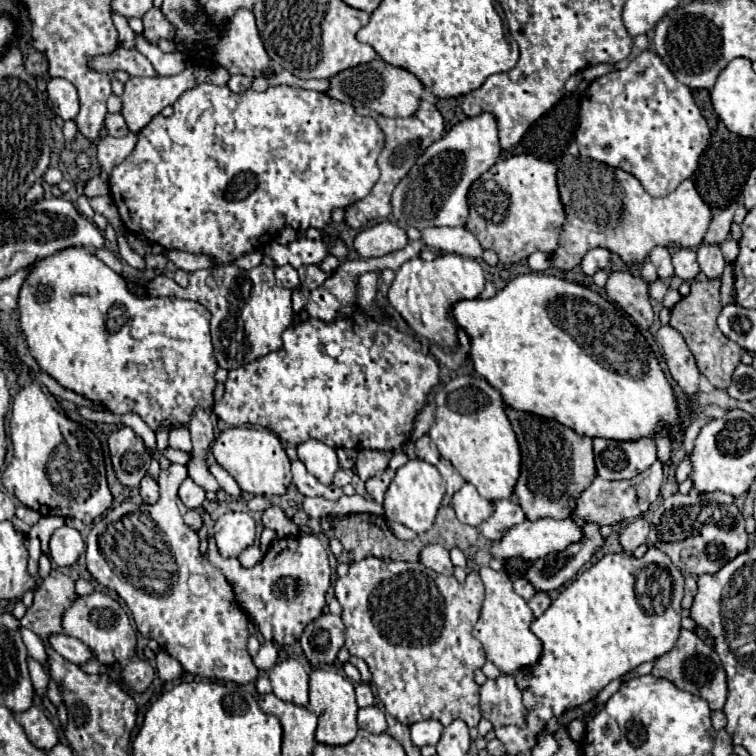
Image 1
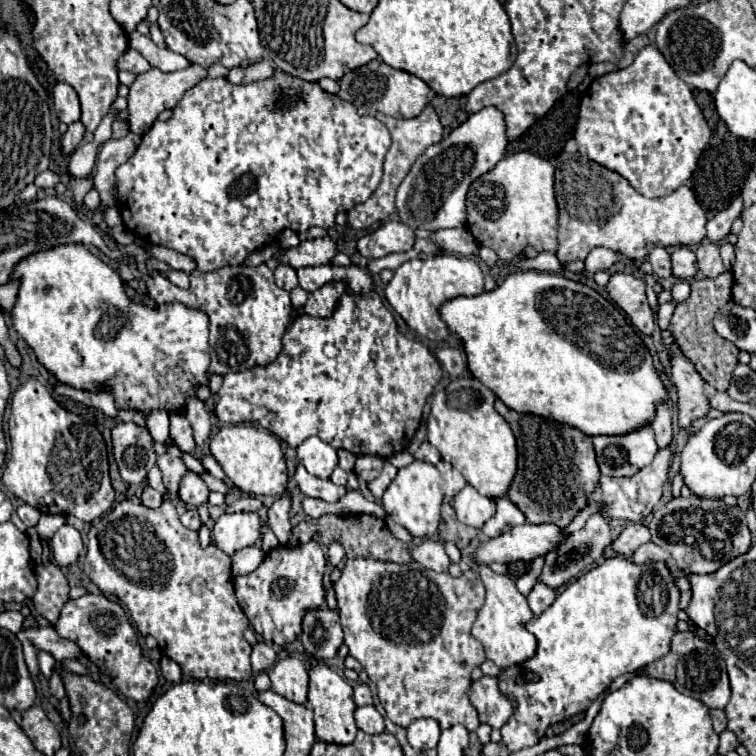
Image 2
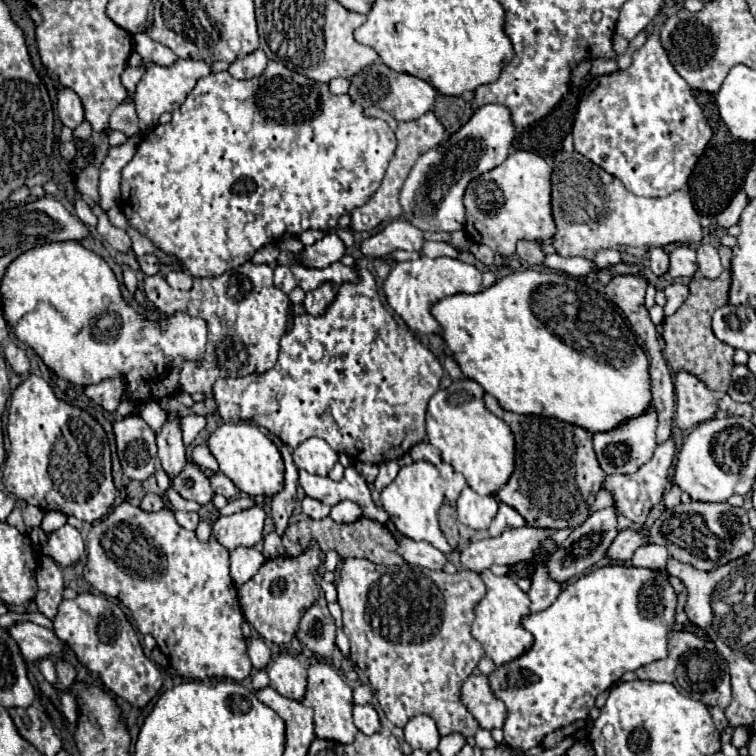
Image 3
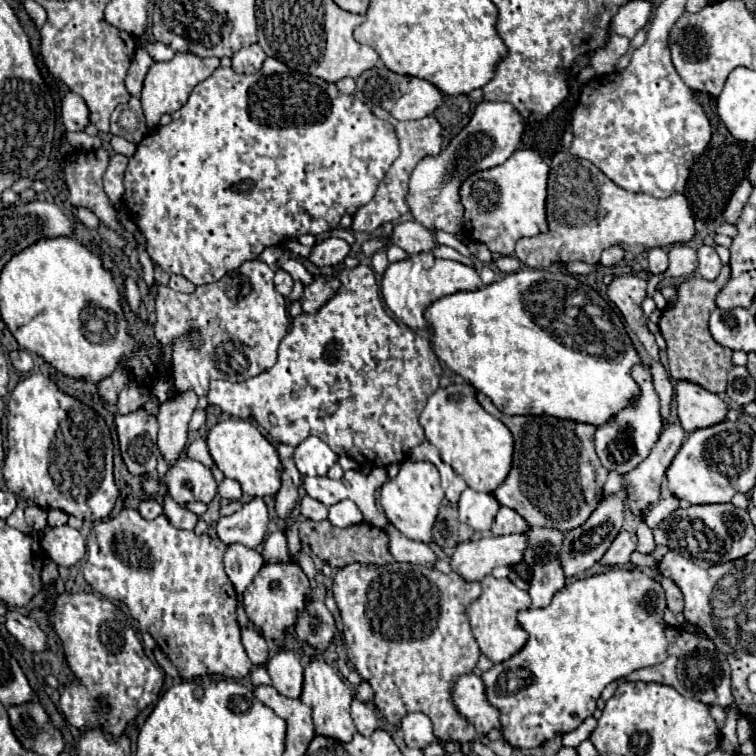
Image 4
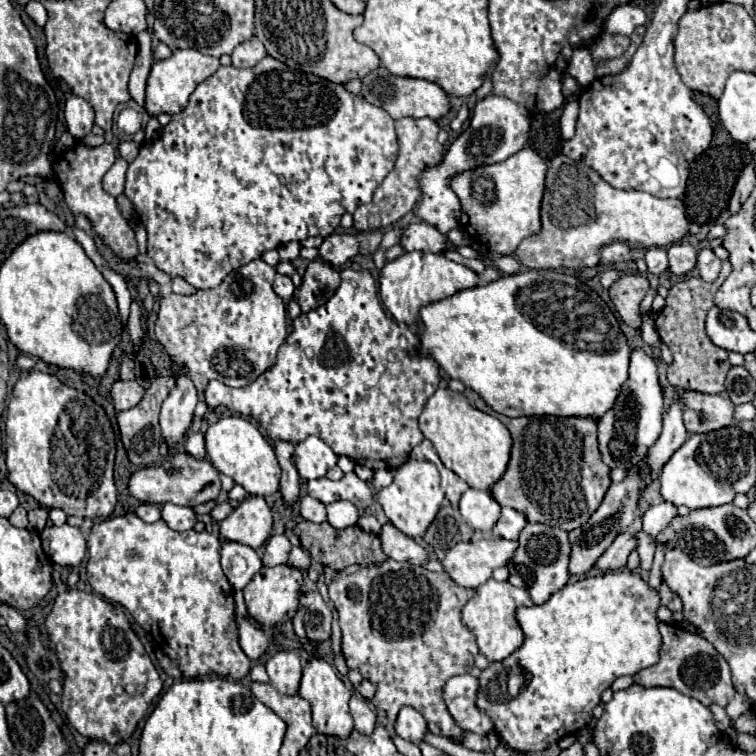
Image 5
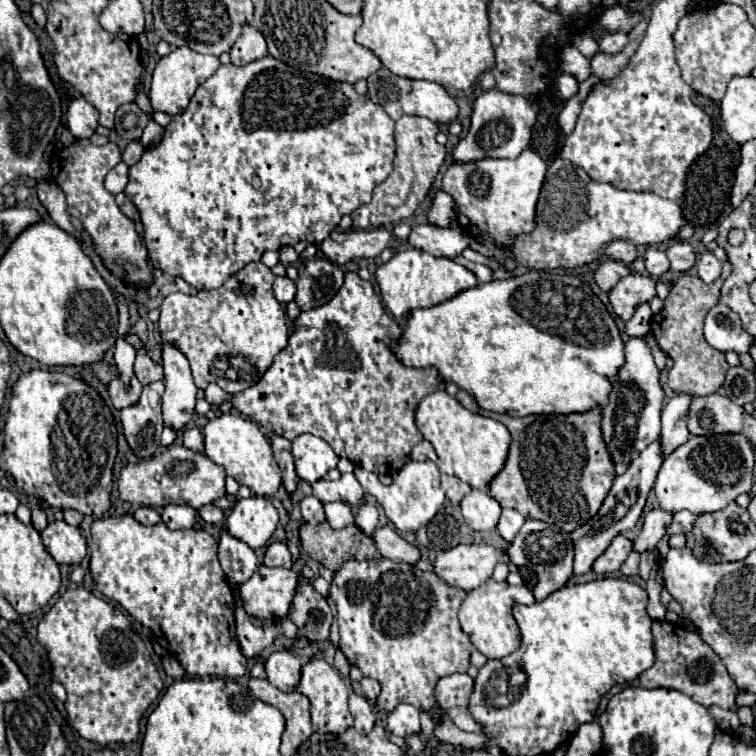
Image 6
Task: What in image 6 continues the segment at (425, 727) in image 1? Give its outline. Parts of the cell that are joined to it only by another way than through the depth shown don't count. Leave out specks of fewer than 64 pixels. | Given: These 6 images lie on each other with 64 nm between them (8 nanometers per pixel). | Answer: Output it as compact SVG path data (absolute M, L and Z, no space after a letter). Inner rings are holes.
M400 704L388 712L388 730L396 736L408 736L420 732L418 710L412 704Z

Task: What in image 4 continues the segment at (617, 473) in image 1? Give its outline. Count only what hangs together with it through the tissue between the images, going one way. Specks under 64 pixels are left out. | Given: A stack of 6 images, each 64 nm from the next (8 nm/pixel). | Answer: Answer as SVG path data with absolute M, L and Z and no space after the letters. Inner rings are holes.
M640 362L632 368L632 378L636 380L636 384L640 386L640 394L638 398L622 408L618 414L612 416L610 422L598 426L596 430L596 454L602 460L602 466L608 470L618 470L622 474L634 470L652 450L654 442L658 440L660 432L662 432L662 416L660 416L660 398L654 390L652 384L652 370L648 364Z

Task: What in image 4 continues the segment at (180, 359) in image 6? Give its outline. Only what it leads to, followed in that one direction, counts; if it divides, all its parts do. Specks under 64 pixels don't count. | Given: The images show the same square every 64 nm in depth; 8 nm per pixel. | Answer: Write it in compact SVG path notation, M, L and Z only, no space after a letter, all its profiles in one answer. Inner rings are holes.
M192 390L178 392L166 400L158 412L158 448L168 464L174 464L188 442L188 422L198 406L198 396Z

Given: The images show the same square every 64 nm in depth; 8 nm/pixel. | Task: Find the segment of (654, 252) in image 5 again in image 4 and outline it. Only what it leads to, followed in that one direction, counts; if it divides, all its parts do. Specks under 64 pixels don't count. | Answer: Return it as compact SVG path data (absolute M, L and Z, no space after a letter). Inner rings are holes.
M652 248L652 250L648 250L648 270L652 272L652 274L662 274L662 272L666 272L666 268L668 268L668 256L666 256L666 252L662 250L662 248Z

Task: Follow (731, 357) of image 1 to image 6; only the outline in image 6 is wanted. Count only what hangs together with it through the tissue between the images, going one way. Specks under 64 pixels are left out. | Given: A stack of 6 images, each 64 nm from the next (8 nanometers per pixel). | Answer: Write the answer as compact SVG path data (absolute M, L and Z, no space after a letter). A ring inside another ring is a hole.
M726 260L720 278L712 284L704 284L698 276L682 274L672 284L670 294L664 300L664 308L658 314L654 314L650 320L650 332L654 334L656 344L674 362L674 366L668 372L668 386L676 394L686 392L692 396L708 396L708 394L718 392L718 388L724 384L724 376L730 366L726 364L724 354L714 350L704 340L702 324L704 324L704 316L708 314L708 310L718 304L722 282L730 276L730 272L732 272L732 264Z

